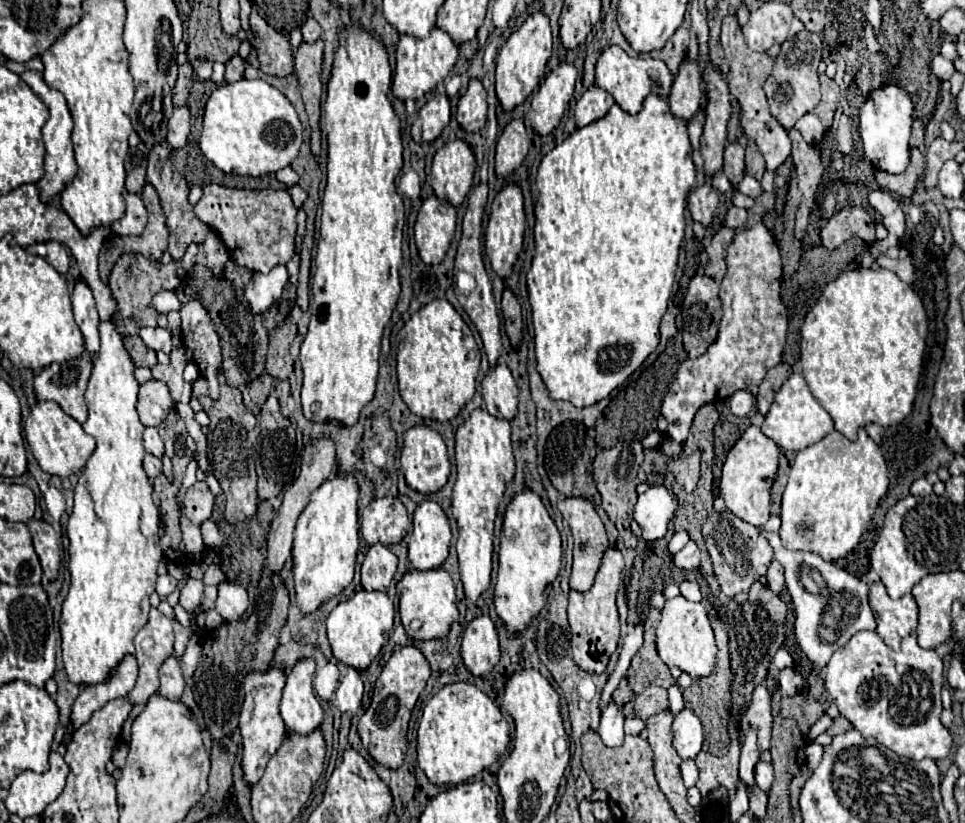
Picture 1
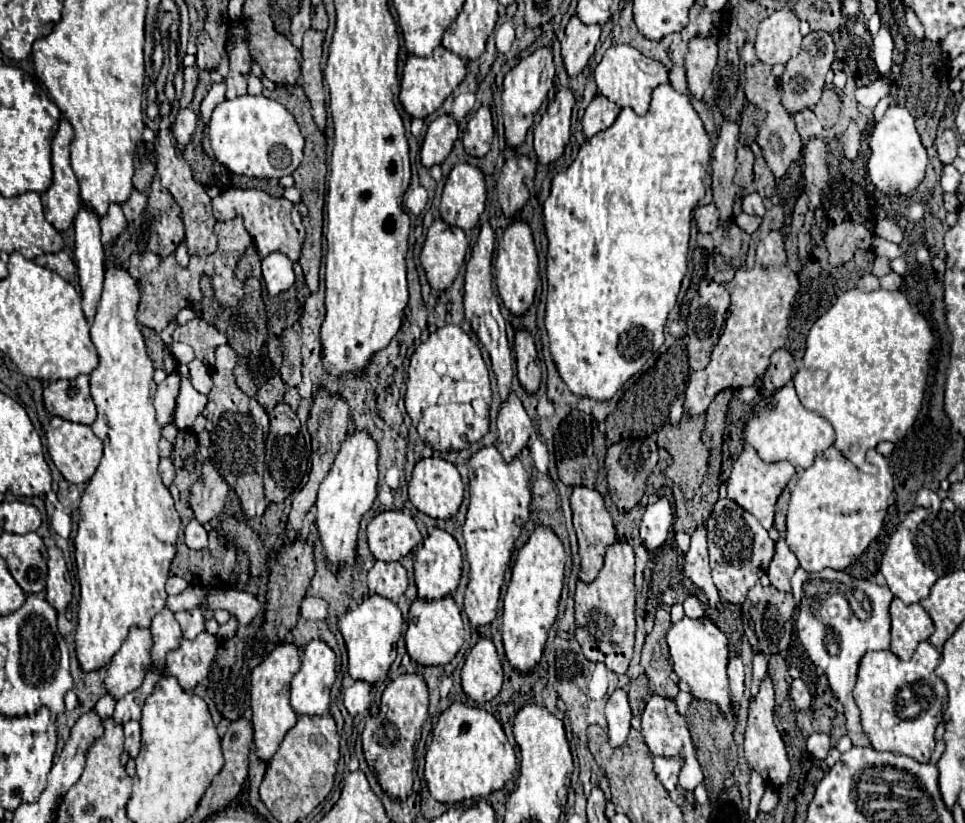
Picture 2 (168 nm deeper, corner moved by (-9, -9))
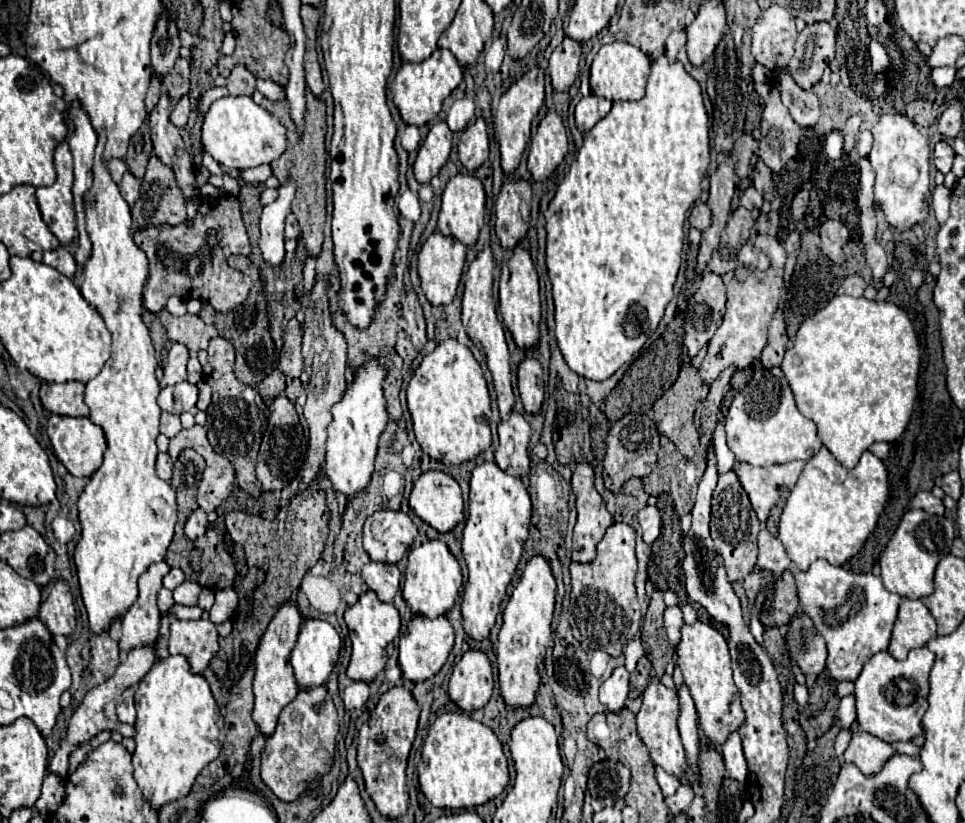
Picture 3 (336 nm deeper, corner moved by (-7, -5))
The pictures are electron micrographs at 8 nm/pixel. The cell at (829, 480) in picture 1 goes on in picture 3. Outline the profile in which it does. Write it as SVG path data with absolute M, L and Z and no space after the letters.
M822 447L806 463L780 517L778 539L786 547L792 567L796 571L808 571L816 559L826 559L830 565L844 565L862 549L866 537L874 531L886 499L888 473L876 455L864 451L858 465L846 469Z

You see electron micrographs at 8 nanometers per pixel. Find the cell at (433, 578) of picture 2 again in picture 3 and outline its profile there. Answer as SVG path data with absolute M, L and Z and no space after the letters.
M428 541L426 545L420 545L418 549L414 549L414 553L408 555L408 569L404 577L402 597L410 607L412 615L426 615L426 619L446 615L458 599L460 587L462 587L462 569L456 557L448 551L448 547L442 541Z

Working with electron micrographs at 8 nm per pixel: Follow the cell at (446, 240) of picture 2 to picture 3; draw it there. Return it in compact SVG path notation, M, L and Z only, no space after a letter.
M432 233L428 241L422 245L418 255L418 275L422 281L422 291L432 305L440 307L452 303L462 277L464 261L466 261L466 245L462 245L458 239L444 237L442 233Z

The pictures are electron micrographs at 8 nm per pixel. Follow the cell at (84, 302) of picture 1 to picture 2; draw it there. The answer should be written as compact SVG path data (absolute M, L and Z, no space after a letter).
M80 207L76 219L74 219L74 231L76 231L76 267L78 267L78 279L82 289L82 309L88 321L92 321L92 315L96 315L96 303L100 301L100 291L104 283L104 249L100 243L100 227L98 217Z

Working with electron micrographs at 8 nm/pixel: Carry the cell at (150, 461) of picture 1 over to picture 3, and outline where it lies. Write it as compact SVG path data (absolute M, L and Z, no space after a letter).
M158 453L158 459L156 459L156 473L158 473L158 477L164 479L164 481L170 481L172 469L174 469L174 463L172 463L170 455L168 453Z

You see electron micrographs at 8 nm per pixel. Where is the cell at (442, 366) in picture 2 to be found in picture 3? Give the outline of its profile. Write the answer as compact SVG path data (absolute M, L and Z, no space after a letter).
M448 339L424 357L406 389L408 409L414 421L416 441L432 459L460 465L476 459L492 445L490 433L490 395L486 379L470 349Z

